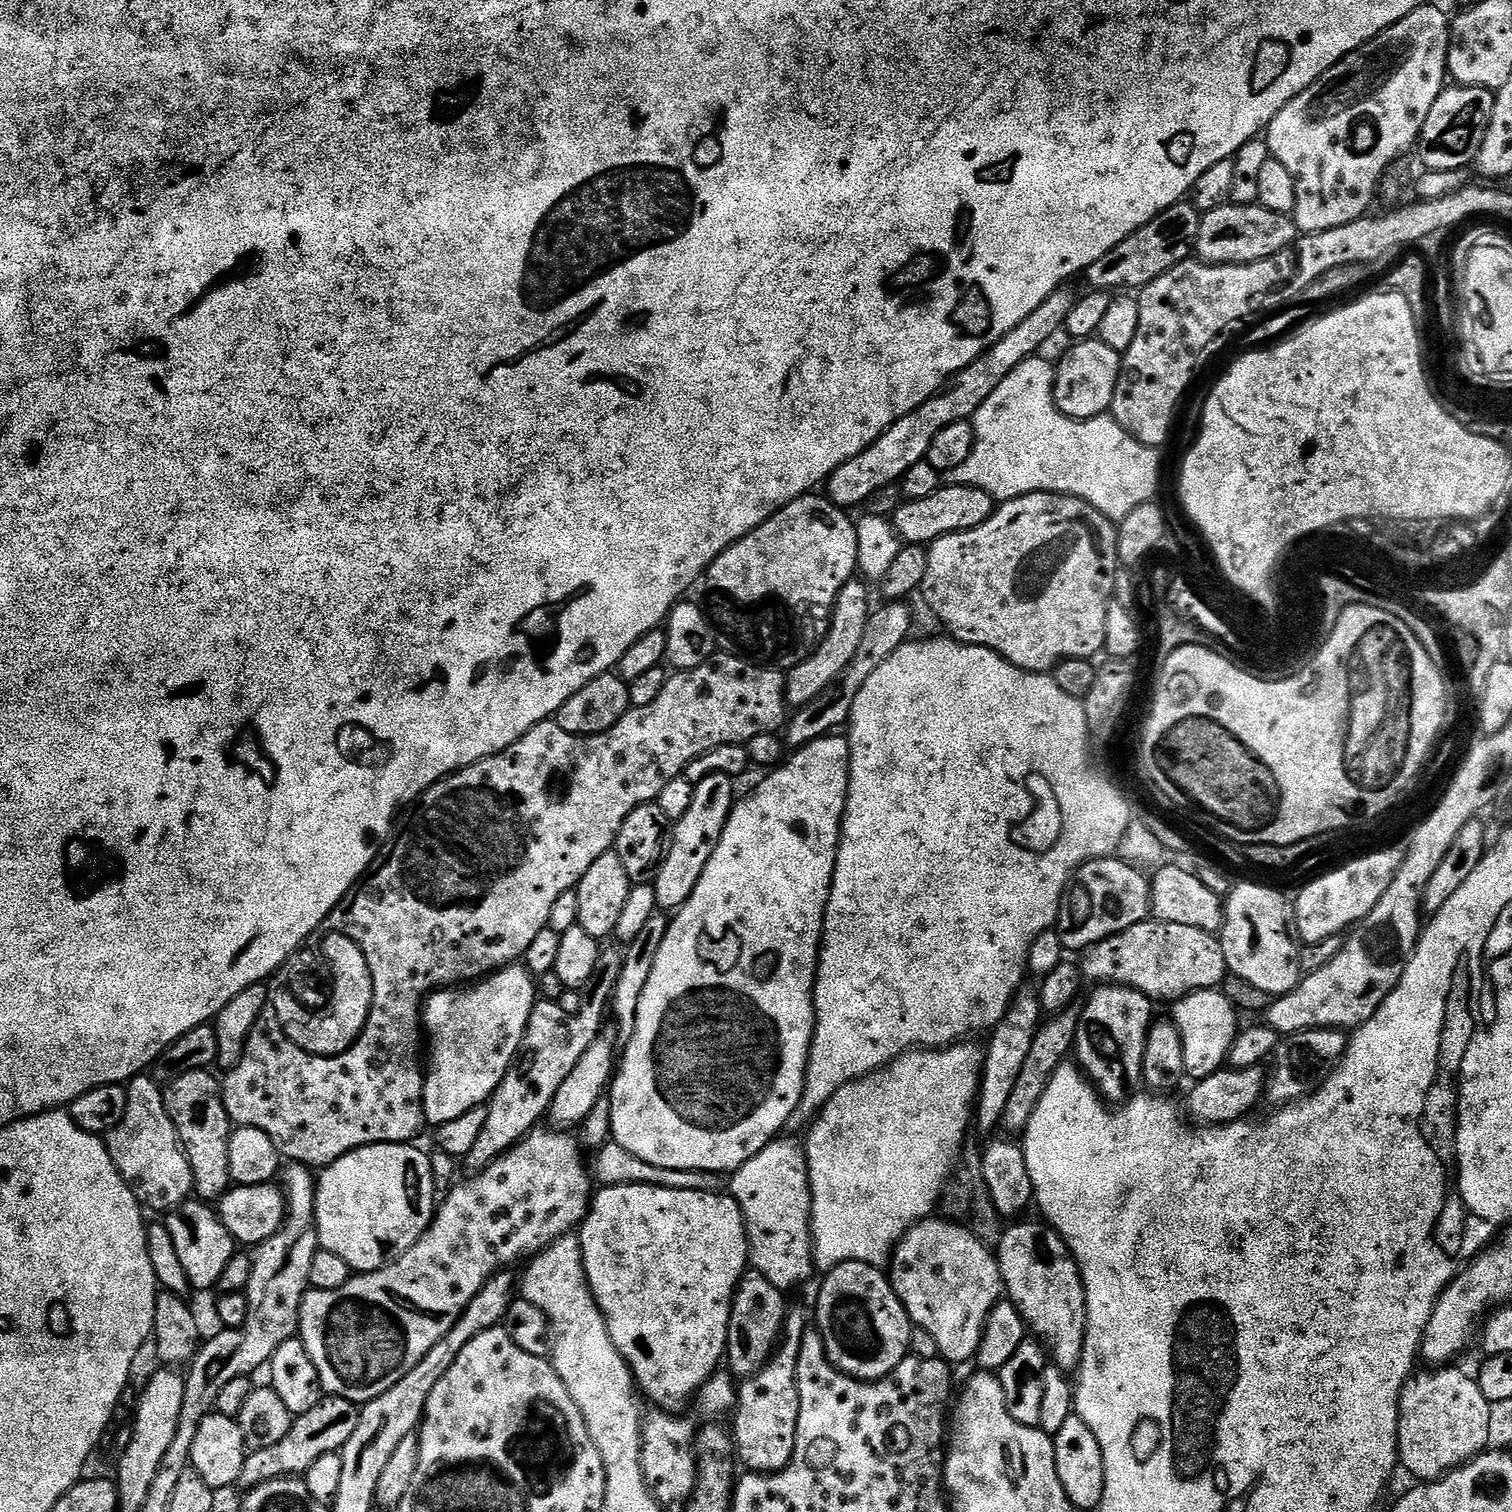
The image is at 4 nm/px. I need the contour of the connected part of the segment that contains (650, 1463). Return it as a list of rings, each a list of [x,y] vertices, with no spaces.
[[[652,1410],[642,1420],[642,1474],[652,1497],[662,1506],[683,1505],[692,1499],[692,1492],[696,1489],[698,1428],[682,1417],[683,1415],[672,1415],[663,1410]]]

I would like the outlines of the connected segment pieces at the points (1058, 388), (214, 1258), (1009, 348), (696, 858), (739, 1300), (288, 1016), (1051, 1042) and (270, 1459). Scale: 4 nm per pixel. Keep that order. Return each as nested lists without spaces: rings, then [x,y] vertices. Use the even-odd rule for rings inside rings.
[[[1089,338],[1071,345],[1073,348],[1061,358],[1054,368],[1056,405],[1062,414],[1072,420],[1092,420],[1111,409],[1114,386],[1120,377],[1121,353],[1110,350],[1098,338]]]
[[[189,1198],[177,1208],[171,1209],[167,1216],[170,1238],[174,1238],[174,1250],[178,1250],[178,1259],[186,1269],[189,1285],[193,1289],[215,1289],[222,1278],[222,1270],[226,1270],[230,1258],[238,1255],[236,1240],[230,1234],[230,1230],[222,1226],[217,1209],[199,1198]]]
[[[1065,286],[1050,294],[1050,298],[1046,298],[1046,302],[1042,302],[1042,306],[1034,310],[1034,314],[1022,318],[1022,322],[1018,322],[1018,326],[1014,326],[1010,334],[994,342],[994,346],[987,348],[978,359],[970,362],[970,366],[957,372],[936,395],[922,402],[918,410],[894,422],[894,426],[890,426],[890,430],[882,433],[862,454],[838,466],[838,470],[834,470],[834,474],[826,481],[827,499],[845,510],[859,509],[864,500],[870,498],[870,494],[874,494],[874,490],[882,490],[882,486],[890,486],[903,480],[910,466],[926,459],[930,442],[934,442],[935,436],[941,430],[946,430],[946,426],[954,422],[971,421],[982,402],[986,402],[986,398],[990,398],[990,394],[998,390],[998,382],[1002,382],[1002,378],[1006,378],[1010,370],[1037,355],[1047,340],[1061,335],[1066,318],[1078,299],[1077,293],[1072,293],[1070,289],[1071,287]]]
[[[710,774],[695,785],[694,802],[690,802],[690,810],[673,823],[670,854],[666,854],[666,862],[662,862],[662,870],[658,870],[658,878],[651,883],[657,909],[668,914],[675,913],[688,901],[690,894],[694,894],[698,878],[702,878],[702,870],[706,870],[706,862],[710,862],[710,854],[714,854],[722,838],[722,830],[737,799],[738,793],[732,789],[732,784],[733,777]]]
[[[755,1270],[745,1271],[732,1299],[728,1331],[726,1368],[733,1377],[747,1378],[758,1374],[758,1370],[762,1370],[772,1357],[784,1330],[784,1319],[790,1311],[790,1304],[784,1300],[787,1300],[785,1293],[774,1286],[774,1282],[766,1282],[762,1273]]]
[[[329,932],[323,938],[322,956],[332,956],[332,960],[336,960],[336,956],[344,956],[344,952],[348,952],[348,956],[356,956],[356,960],[344,960],[344,968],[336,964],[336,1000],[332,1000],[332,1008],[328,1008],[328,1012],[320,1012],[320,1016],[307,1016],[292,1004],[292,1000],[288,1000],[288,996],[270,996],[270,1008],[286,1035],[303,1052],[311,1056],[340,1056],[354,1046],[368,1021],[372,1009],[372,975],[358,942],[346,938],[346,934],[341,932]]]
[[[1075,1004],[1066,1009],[1064,1012],[1053,1015],[1047,1019],[1039,1028],[1037,1036],[1034,1038],[1032,1049],[1028,1058],[1020,1071],[1018,1080],[1014,1084],[1014,1090],[1006,1104],[1006,1110],[1001,1121],[1001,1129],[1006,1130],[1007,1135],[1018,1136],[1027,1128],[1038,1102],[1045,1093],[1045,1088],[1049,1084],[1057,1066],[1062,1064],[1071,1050],[1075,1047],[1078,1022],[1081,1020],[1082,1006]],[[1050,1020],[1050,1021],[1049,1021]]]
[[[325,1395],[318,1406],[314,1406],[314,1410],[306,1410],[306,1414],[293,1419],[286,1438],[282,1438],[275,1446],[251,1449],[245,1455],[239,1487],[244,1490],[257,1488],[283,1476],[299,1477],[308,1472],[310,1466],[322,1458],[322,1454],[339,1452],[346,1446],[346,1442],[350,1442],[350,1434],[354,1434],[359,1417],[360,1408],[352,1400]]]

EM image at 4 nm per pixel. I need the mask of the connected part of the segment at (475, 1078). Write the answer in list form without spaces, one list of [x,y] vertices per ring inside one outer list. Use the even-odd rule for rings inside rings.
[[[509,966],[485,976],[471,986],[437,990],[424,1001],[422,1028],[432,1039],[432,1061],[427,1061],[424,1077],[424,1118],[429,1125],[439,1126],[462,1118],[466,1110],[487,1105],[508,1073],[513,1060],[520,1055],[520,1044],[530,1022],[532,1007],[538,1002],[538,984],[523,966]]]

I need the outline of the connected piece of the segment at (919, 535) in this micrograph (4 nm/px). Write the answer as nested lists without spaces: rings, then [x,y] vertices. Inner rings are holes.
[[[948,484],[926,498],[901,503],[899,510],[890,517],[890,523],[905,545],[927,546],[951,532],[965,532],[982,526],[982,522],[992,517],[993,511],[994,501],[990,494],[986,494],[986,490]]]

